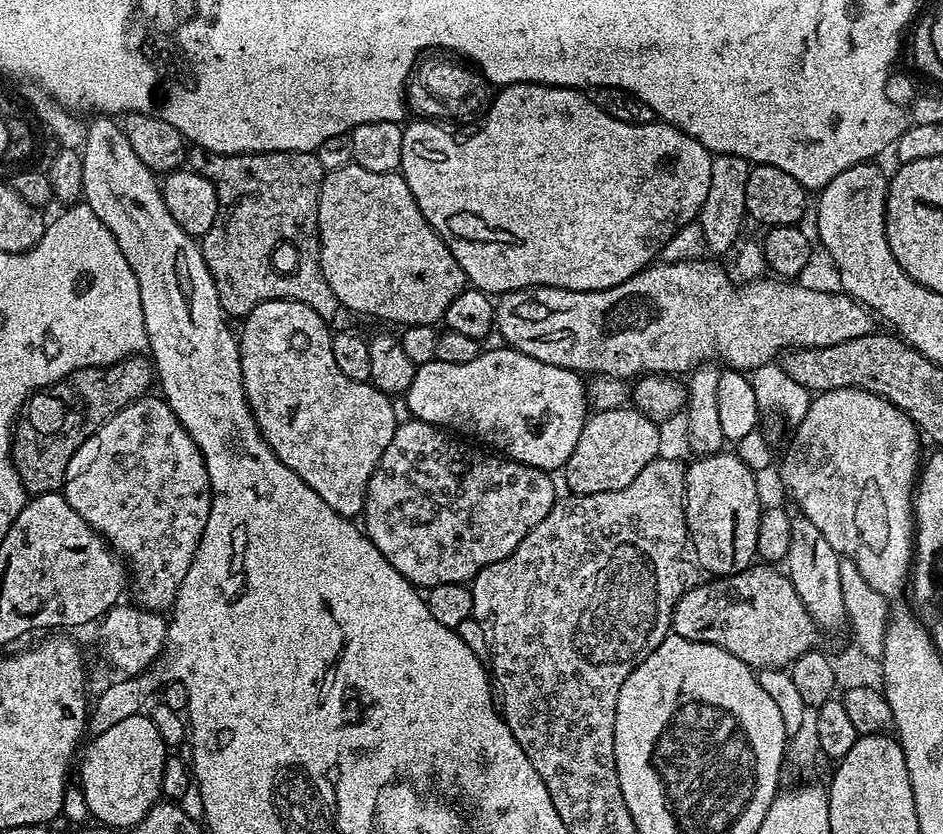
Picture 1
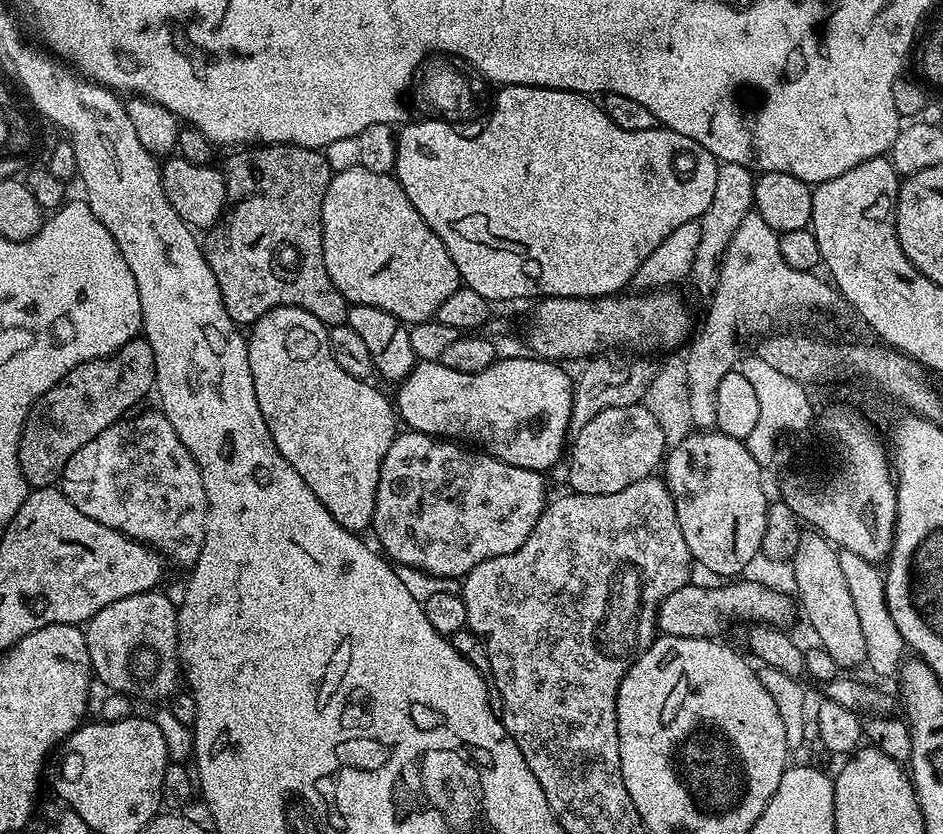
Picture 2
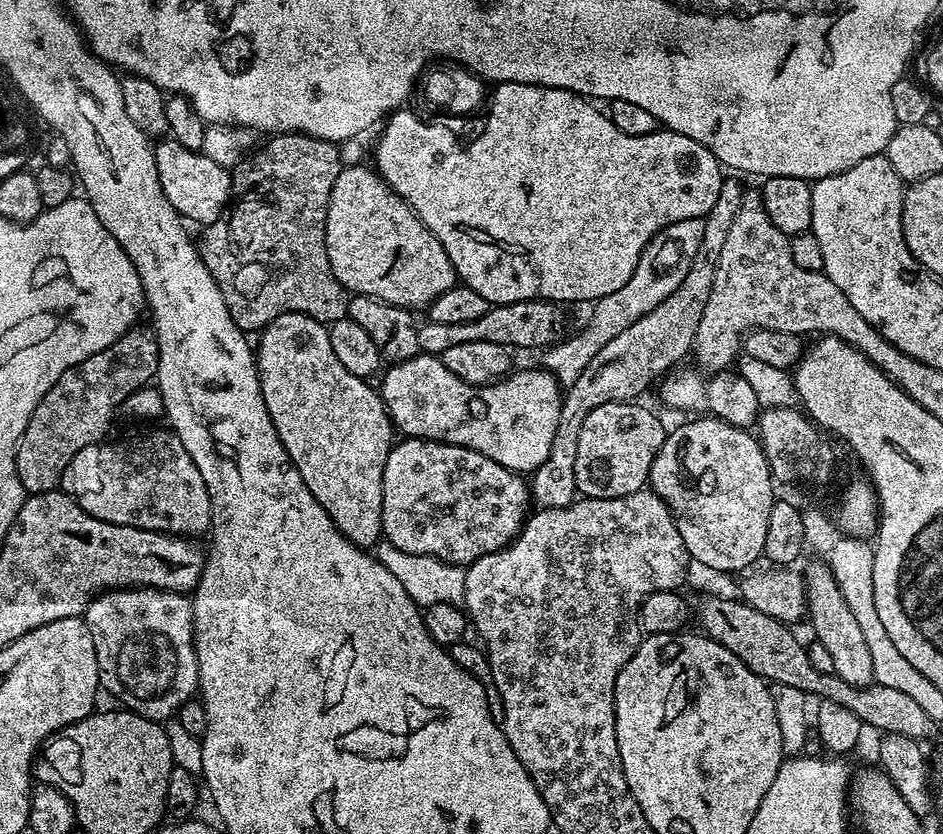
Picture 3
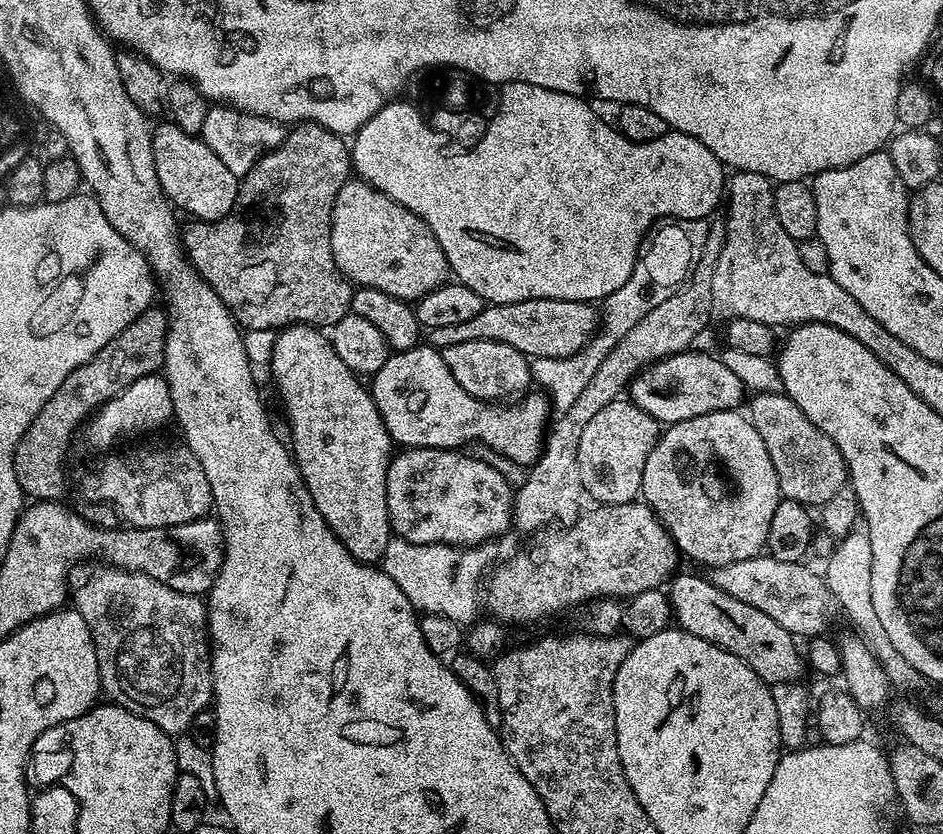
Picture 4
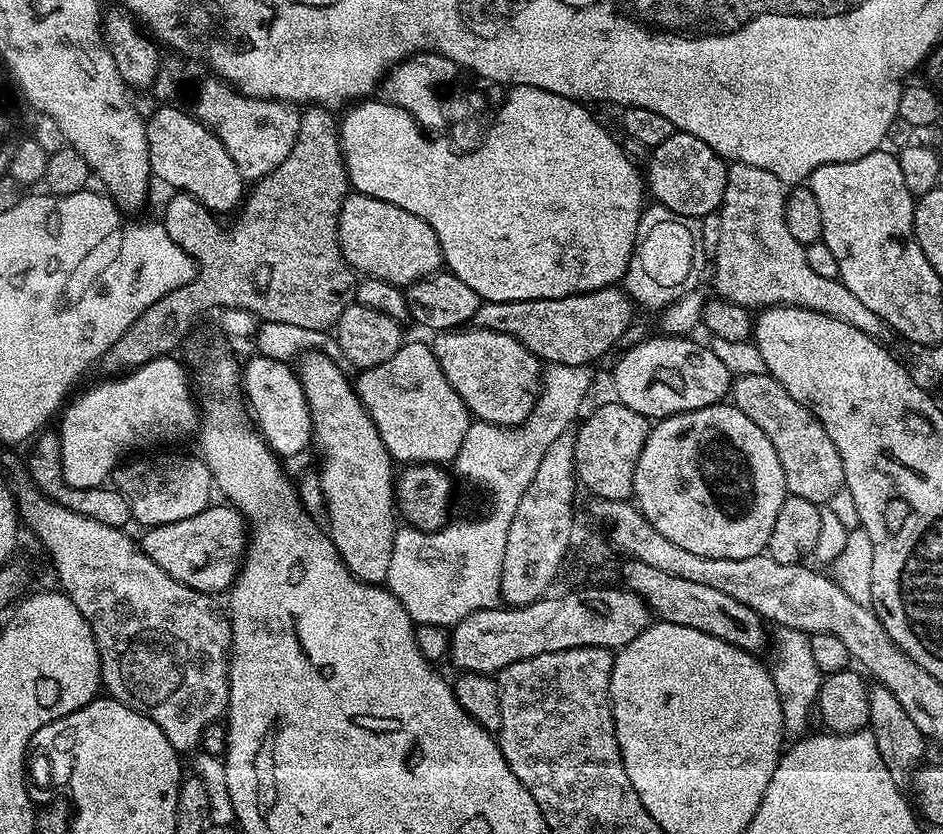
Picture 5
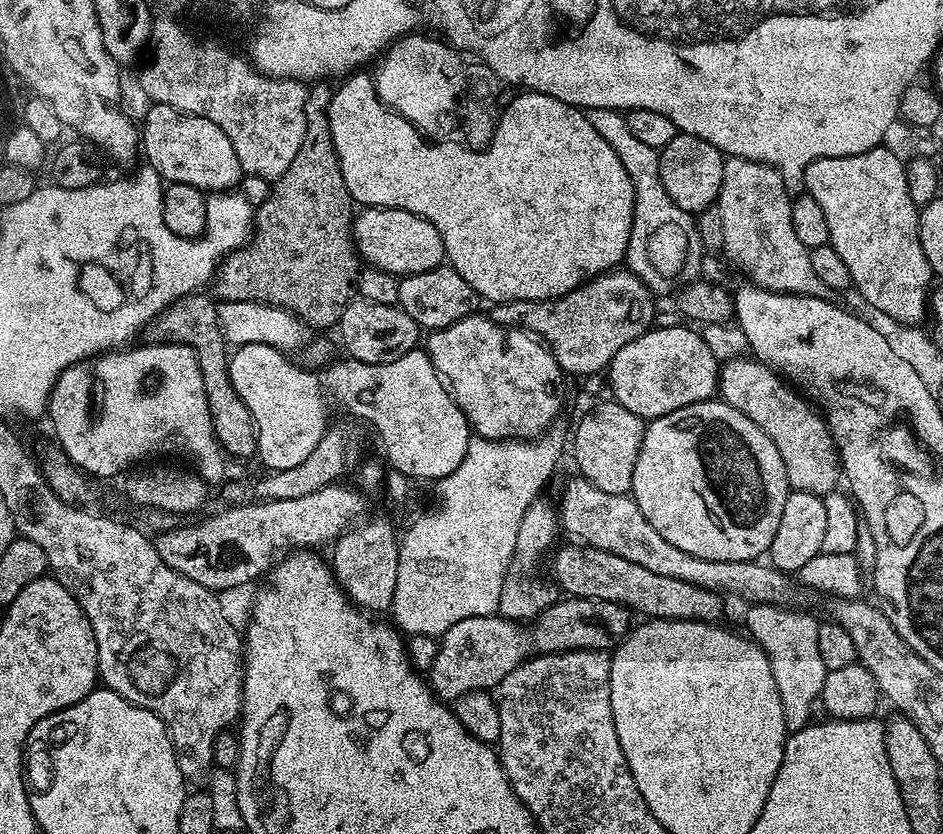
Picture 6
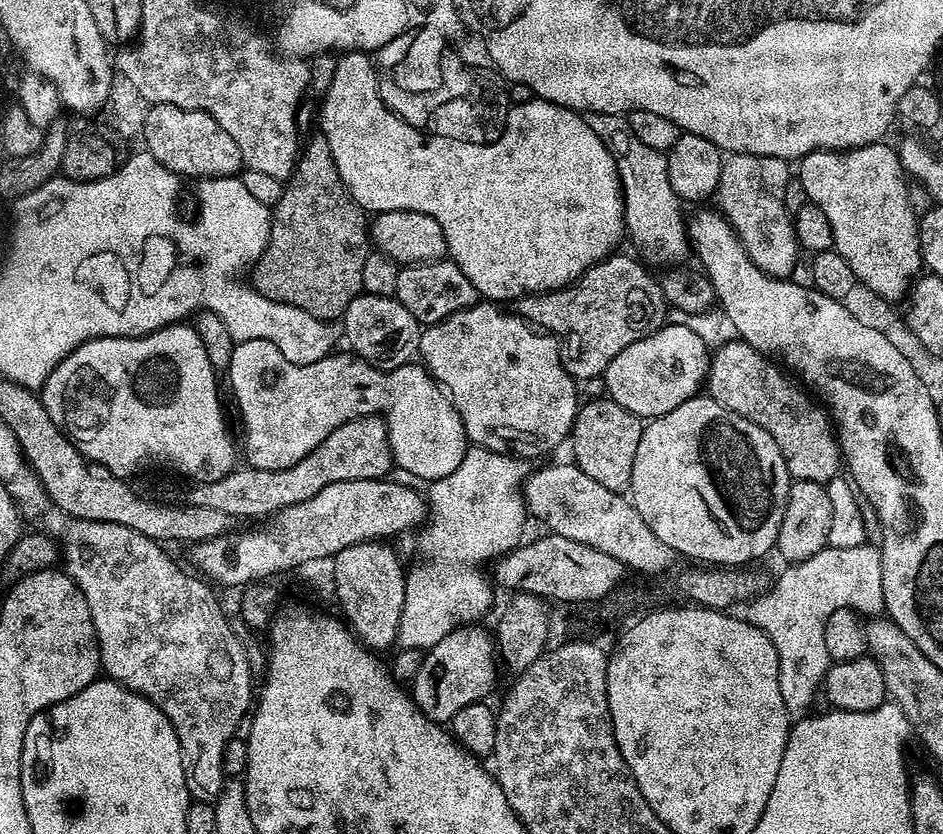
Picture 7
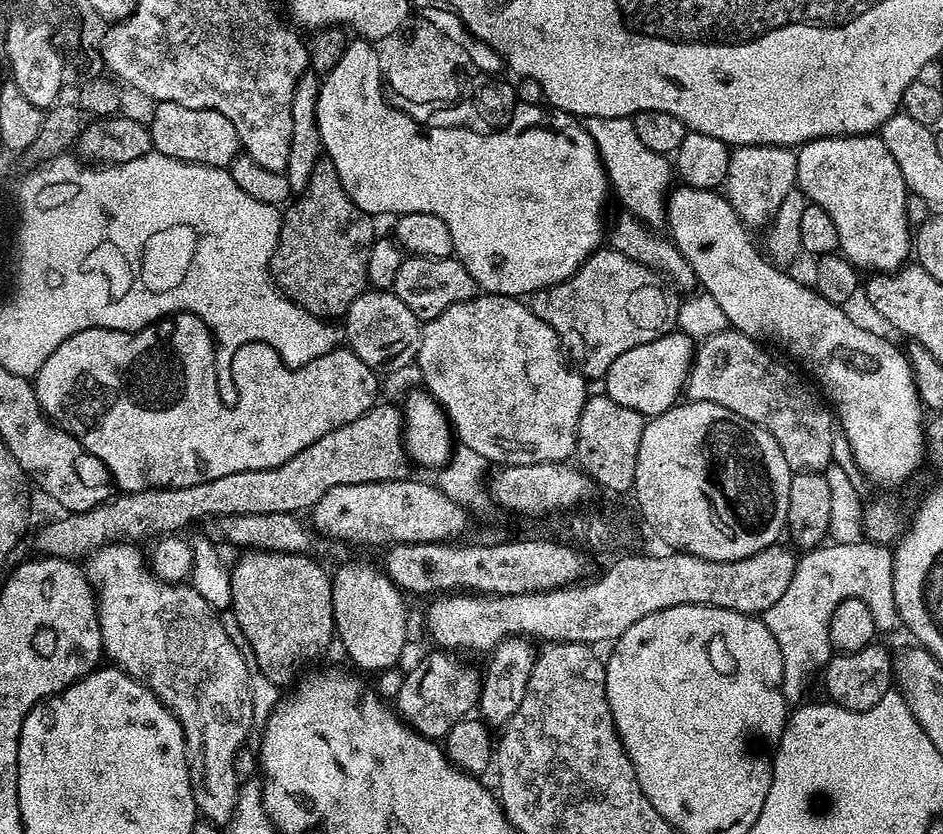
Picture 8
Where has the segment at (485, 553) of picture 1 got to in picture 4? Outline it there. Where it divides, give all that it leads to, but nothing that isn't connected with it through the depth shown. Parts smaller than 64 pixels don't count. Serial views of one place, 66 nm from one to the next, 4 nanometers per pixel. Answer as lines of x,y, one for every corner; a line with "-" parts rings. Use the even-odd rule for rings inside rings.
406,448
396,453
388,461
388,473
386,474
386,502
388,503
388,513
392,523
393,533
399,539
415,544
453,544
455,548
475,548
478,544
486,544
495,541
495,536
503,534
507,528
513,527
512,505
514,503
514,488
509,477
500,473
499,467
487,464
484,460
479,460
476,456
463,456
465,453
451,448

